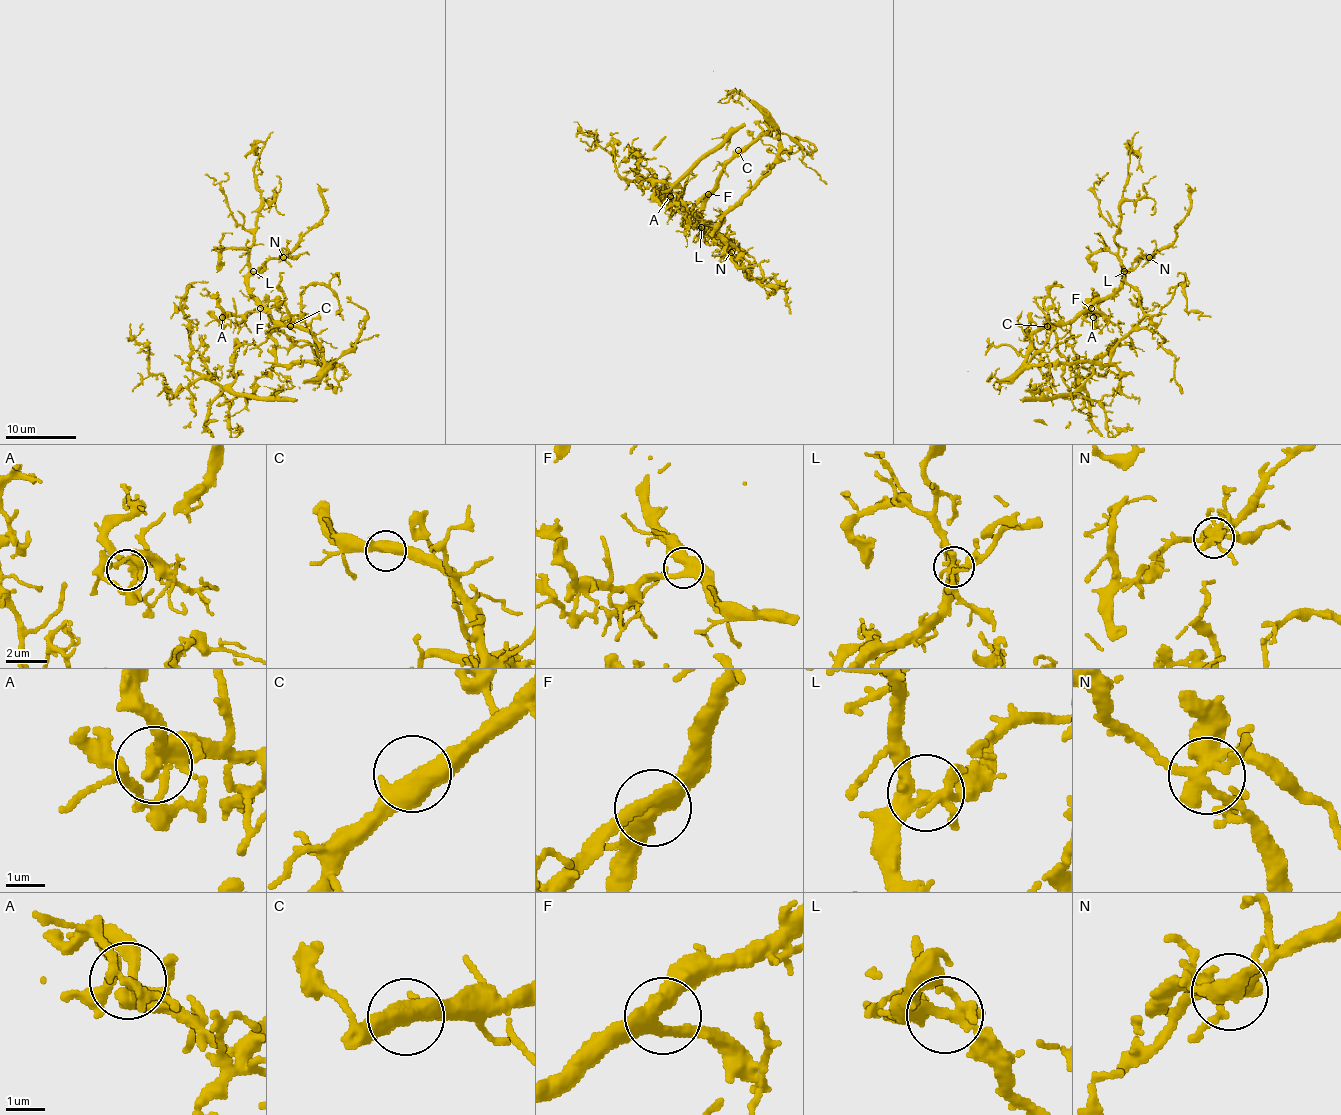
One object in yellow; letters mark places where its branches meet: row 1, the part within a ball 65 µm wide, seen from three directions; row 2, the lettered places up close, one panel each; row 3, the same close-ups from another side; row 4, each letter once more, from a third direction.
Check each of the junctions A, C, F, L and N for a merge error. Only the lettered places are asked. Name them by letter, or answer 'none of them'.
none of them

